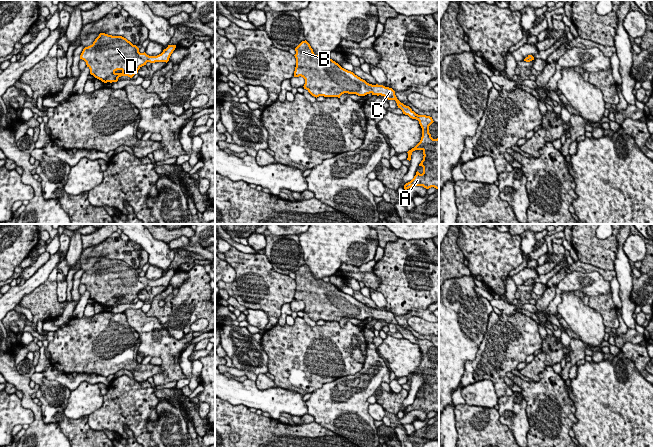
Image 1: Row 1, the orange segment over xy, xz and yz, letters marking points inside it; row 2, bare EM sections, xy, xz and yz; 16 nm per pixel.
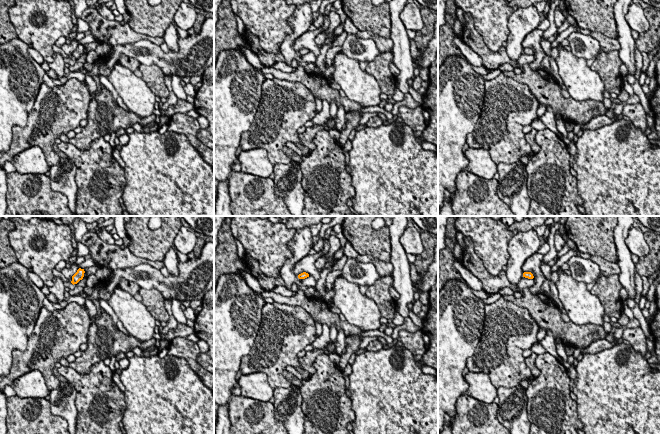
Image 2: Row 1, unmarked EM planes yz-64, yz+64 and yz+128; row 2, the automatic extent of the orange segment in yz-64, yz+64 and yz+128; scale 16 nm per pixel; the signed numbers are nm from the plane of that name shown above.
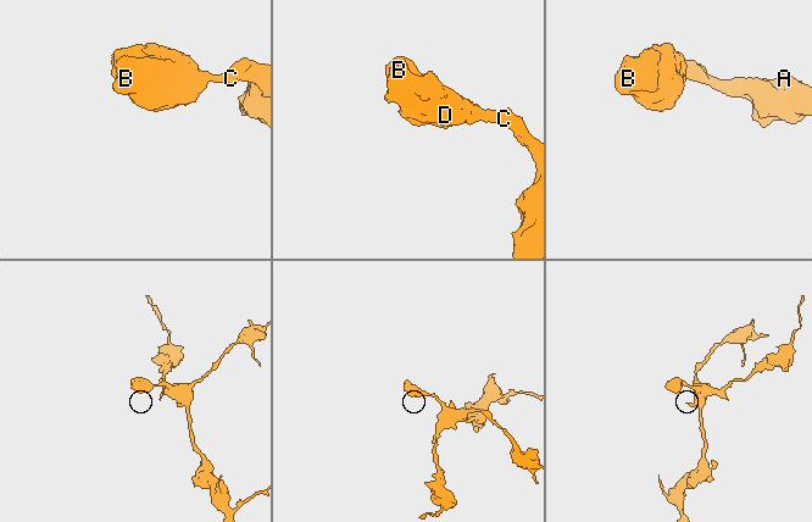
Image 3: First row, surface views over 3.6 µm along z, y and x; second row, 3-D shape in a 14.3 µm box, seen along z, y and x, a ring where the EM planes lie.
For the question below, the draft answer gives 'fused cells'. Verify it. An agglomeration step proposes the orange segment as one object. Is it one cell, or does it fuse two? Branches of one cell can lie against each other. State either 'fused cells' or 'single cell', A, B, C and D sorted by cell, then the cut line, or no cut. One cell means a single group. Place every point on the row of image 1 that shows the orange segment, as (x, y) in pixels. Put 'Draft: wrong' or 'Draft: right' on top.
Draft: wrong
single cell | A B C D | no cut

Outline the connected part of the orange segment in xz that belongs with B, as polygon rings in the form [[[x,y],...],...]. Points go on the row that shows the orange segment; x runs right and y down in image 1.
[[[305,40],[302,41],[296,48],[296,67],[294,71],[294,77],[303,77],[305,79],[304,89],[306,89],[312,96],[319,97],[338,97],[344,93],[356,94],[358,96],[365,96],[367,94],[381,95],[386,97],[388,100],[395,100],[398,108],[400,108],[403,114],[408,115],[412,119],[419,121],[422,128],[422,137],[420,142],[411,150],[409,150],[407,160],[411,160],[412,152],[415,150],[423,151],[423,160],[419,166],[423,167],[423,173],[420,174],[418,171],[414,178],[404,185],[404,189],[407,190],[412,186],[423,186],[426,189],[434,187],[439,190],[439,136],[437,139],[433,139],[429,133],[429,126],[434,122],[432,117],[426,115],[416,114],[409,106],[401,103],[392,88],[385,87],[383,85],[372,85],[361,79],[353,72],[342,68],[338,63],[330,58],[324,58],[322,55],[315,55],[310,44]]]

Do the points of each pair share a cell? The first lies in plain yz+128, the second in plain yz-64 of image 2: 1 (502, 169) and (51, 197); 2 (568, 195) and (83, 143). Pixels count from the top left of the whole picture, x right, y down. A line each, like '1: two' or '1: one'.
1: two
2: two

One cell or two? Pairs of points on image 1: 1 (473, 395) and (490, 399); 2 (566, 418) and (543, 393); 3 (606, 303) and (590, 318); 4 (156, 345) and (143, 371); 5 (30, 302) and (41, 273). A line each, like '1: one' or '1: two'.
1: one
2: one
3: two
4: two
5: two

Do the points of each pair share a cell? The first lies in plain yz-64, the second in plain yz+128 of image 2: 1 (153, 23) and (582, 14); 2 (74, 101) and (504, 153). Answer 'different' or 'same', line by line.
1: same
2: same

